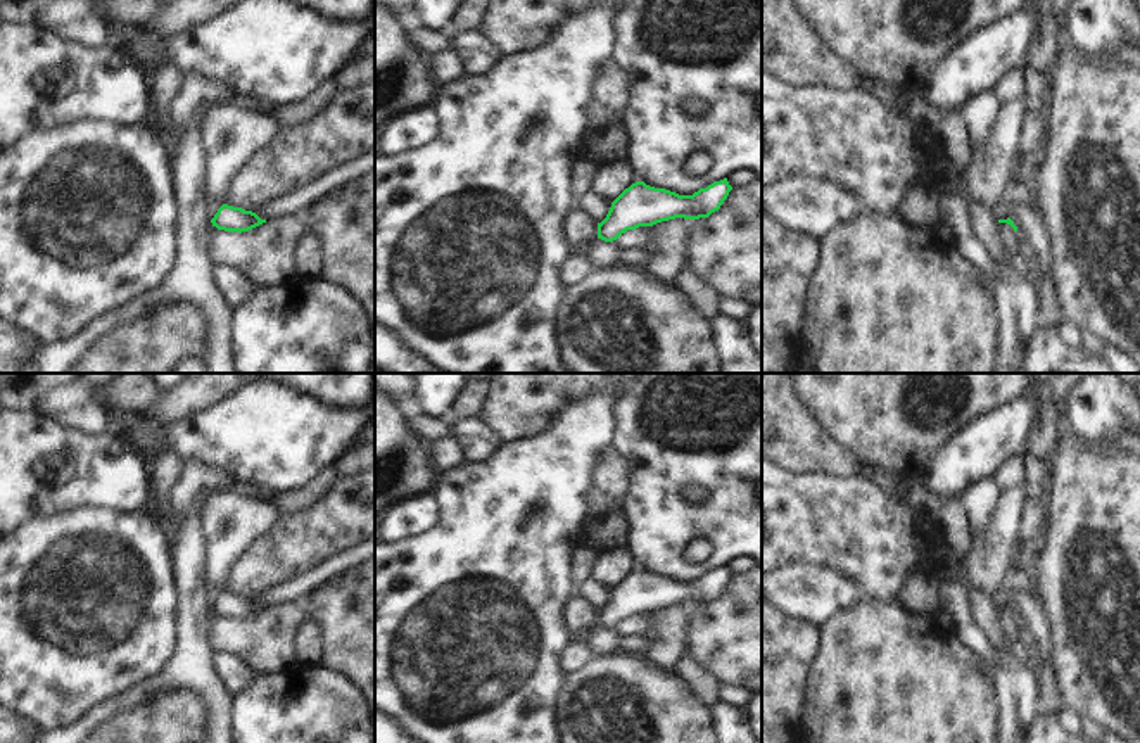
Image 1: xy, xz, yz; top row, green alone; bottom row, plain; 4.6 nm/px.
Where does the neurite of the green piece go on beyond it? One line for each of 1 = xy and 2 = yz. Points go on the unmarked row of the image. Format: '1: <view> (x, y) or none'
1: none
2: none

